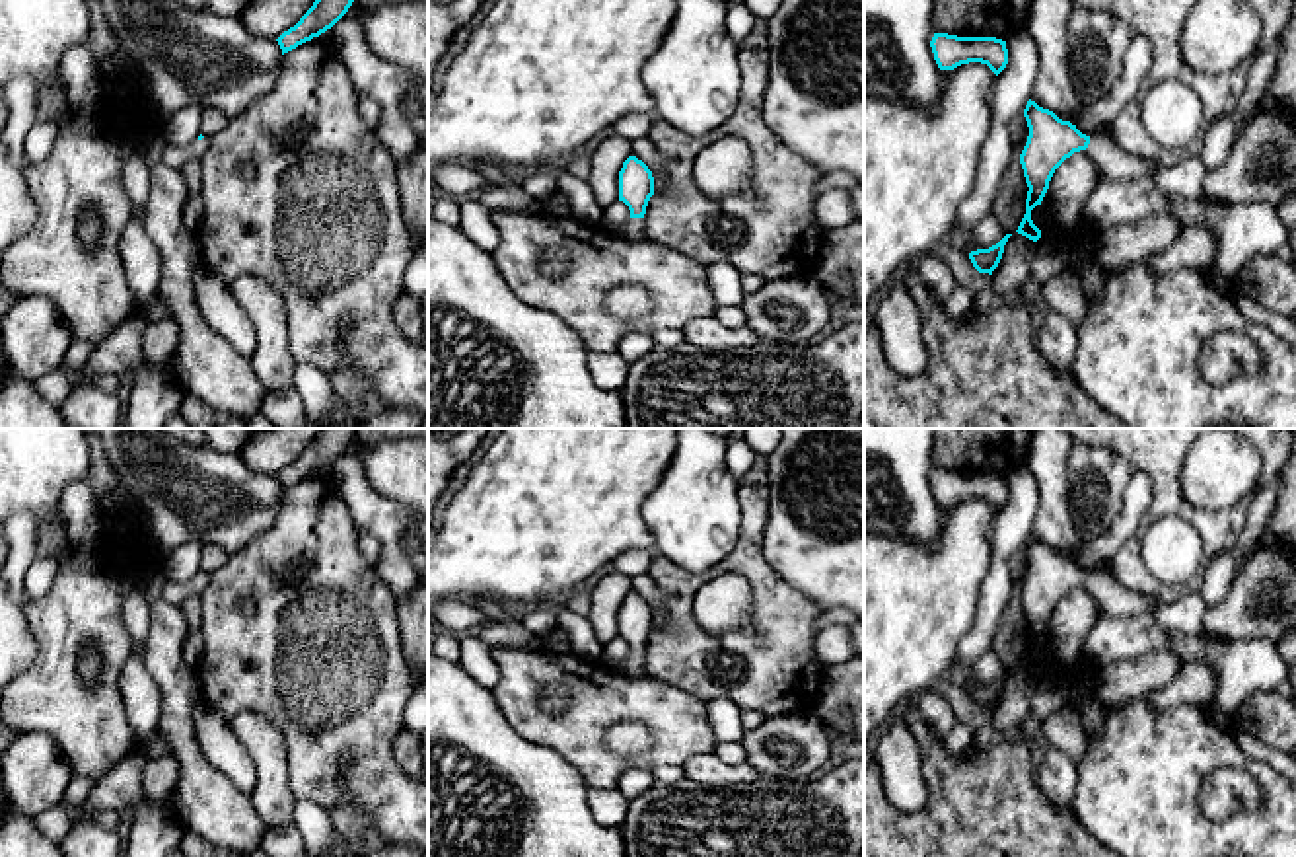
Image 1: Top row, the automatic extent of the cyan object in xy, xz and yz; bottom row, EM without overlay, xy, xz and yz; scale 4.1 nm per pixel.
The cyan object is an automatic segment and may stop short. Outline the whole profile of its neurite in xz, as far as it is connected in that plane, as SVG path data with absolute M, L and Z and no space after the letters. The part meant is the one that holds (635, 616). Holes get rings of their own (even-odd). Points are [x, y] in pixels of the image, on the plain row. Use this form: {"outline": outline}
{"outline": "M629 592L619 608L619 637L629 643L630 654L623 664L611 666L617 674L630 680L644 676L644 651L652 631L652 608L642 596Z"}

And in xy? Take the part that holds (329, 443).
{"outline": "M323 428L300 458L276 475L282 491L331 466L354 436L356 428Z"}

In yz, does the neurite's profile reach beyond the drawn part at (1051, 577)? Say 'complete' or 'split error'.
split error

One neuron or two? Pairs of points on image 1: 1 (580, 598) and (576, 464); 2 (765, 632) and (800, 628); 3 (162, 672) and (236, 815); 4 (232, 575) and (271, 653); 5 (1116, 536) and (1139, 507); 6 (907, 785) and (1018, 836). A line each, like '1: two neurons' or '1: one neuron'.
1: two neurons
2: one neuron
3: one neuron
4: one neuron
5: one neuron
6: two neurons

